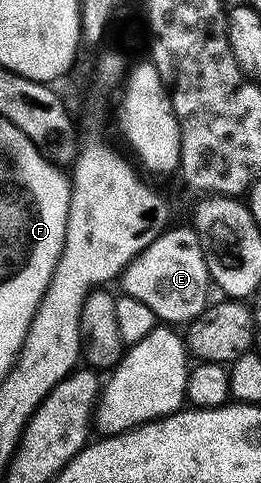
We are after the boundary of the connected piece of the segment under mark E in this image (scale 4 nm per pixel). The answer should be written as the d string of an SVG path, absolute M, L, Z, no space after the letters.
M192 226L166 228L139 253L121 272L120 292L139 299L149 307L160 322L167 325L185 325L197 318L209 305L207 287L211 282L201 241Z

